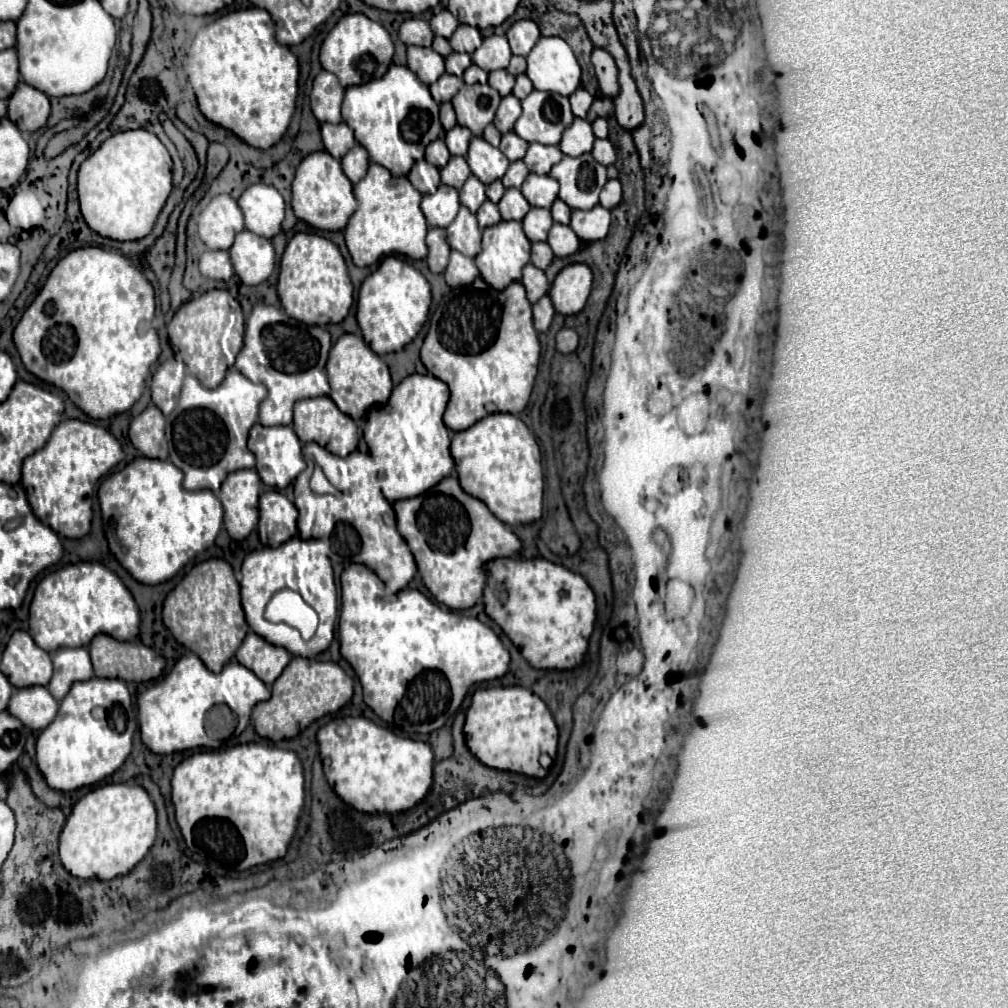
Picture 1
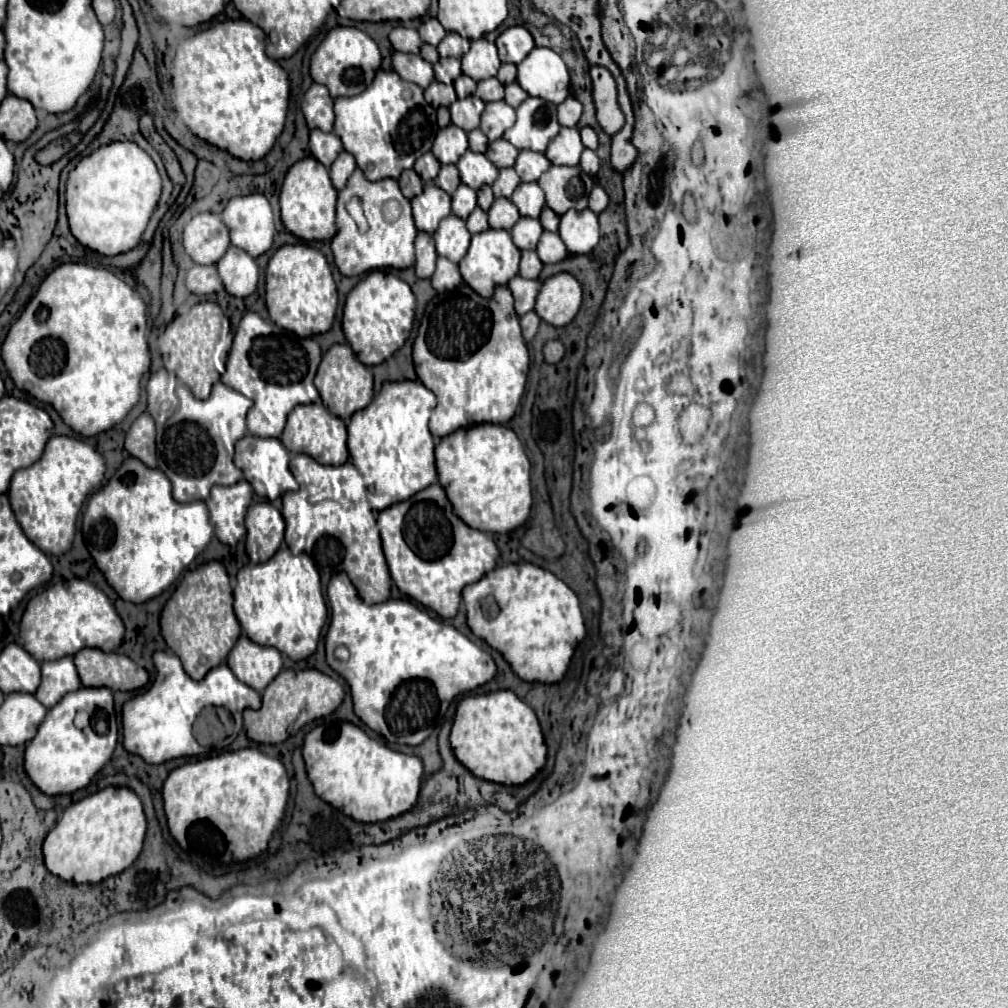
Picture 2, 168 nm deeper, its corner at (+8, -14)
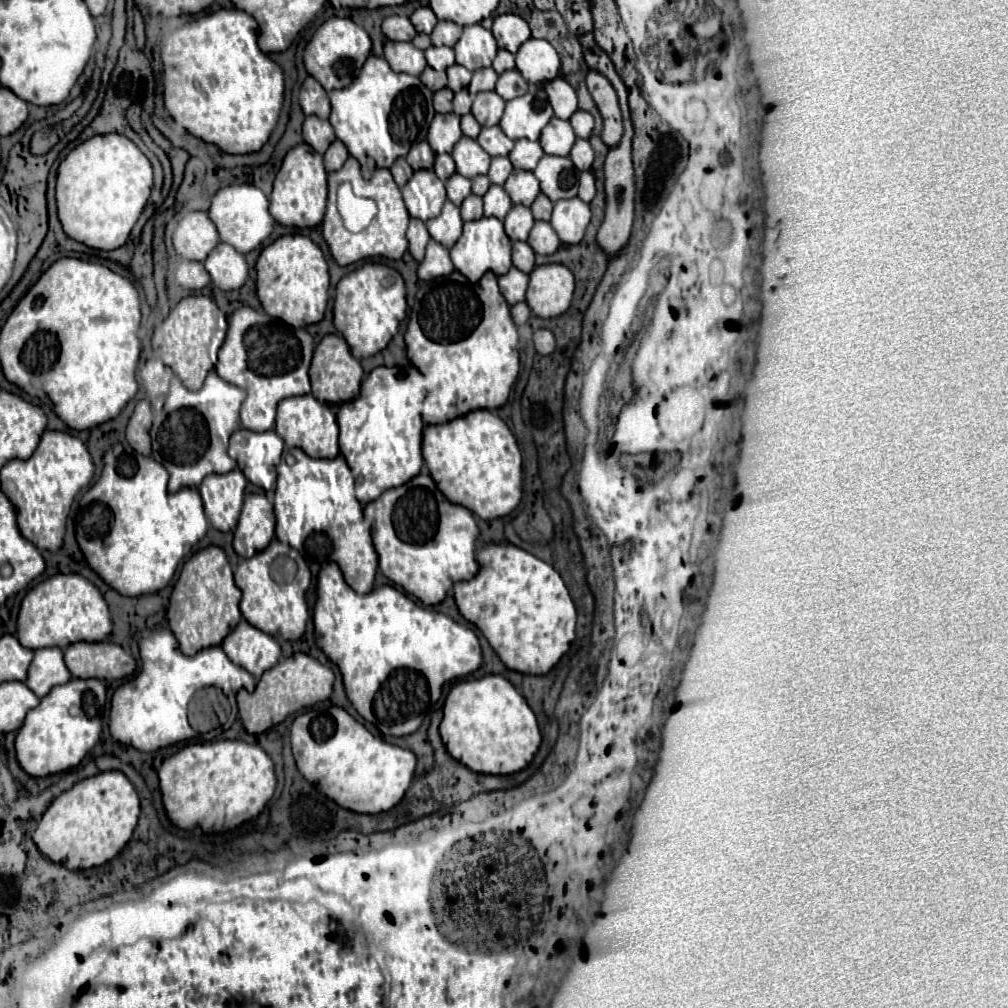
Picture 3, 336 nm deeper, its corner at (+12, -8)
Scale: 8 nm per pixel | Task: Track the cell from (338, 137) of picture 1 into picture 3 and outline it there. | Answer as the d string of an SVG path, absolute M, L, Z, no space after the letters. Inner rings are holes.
M307 116L303 122L303 140L319 154L325 154L327 148L335 142L335 132L329 120L321 120L317 116Z

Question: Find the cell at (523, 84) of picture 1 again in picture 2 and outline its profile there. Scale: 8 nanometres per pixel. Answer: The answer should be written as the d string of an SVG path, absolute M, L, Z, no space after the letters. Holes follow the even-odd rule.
M511 82L511 84L505 86L505 98L503 98L503 100L505 100L509 106L517 108L527 96L529 96L529 94L527 94L517 82Z

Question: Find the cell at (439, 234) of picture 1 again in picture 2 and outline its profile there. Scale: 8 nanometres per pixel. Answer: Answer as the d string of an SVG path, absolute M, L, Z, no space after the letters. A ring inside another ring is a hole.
M419 232L415 238L415 272L419 278L431 278L435 272L437 250L433 236L427 232Z

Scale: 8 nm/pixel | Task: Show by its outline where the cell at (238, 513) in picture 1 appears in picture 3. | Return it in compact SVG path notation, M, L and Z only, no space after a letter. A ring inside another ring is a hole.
M239 468L227 474L211 474L203 480L199 492L203 498L205 514L213 528L221 532L235 530L247 480Z

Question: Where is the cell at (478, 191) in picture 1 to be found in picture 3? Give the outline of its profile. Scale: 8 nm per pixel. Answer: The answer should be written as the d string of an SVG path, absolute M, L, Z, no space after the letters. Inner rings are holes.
M453 174L449 180L445 180L445 188L447 188L447 198L455 206L461 206L461 202L471 194L471 180L461 174Z

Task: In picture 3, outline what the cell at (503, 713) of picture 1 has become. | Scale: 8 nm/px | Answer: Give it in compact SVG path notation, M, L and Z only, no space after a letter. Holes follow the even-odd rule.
M485 676L453 684L443 706L441 738L455 760L481 774L519 772L533 760L541 744L533 710L503 676Z

